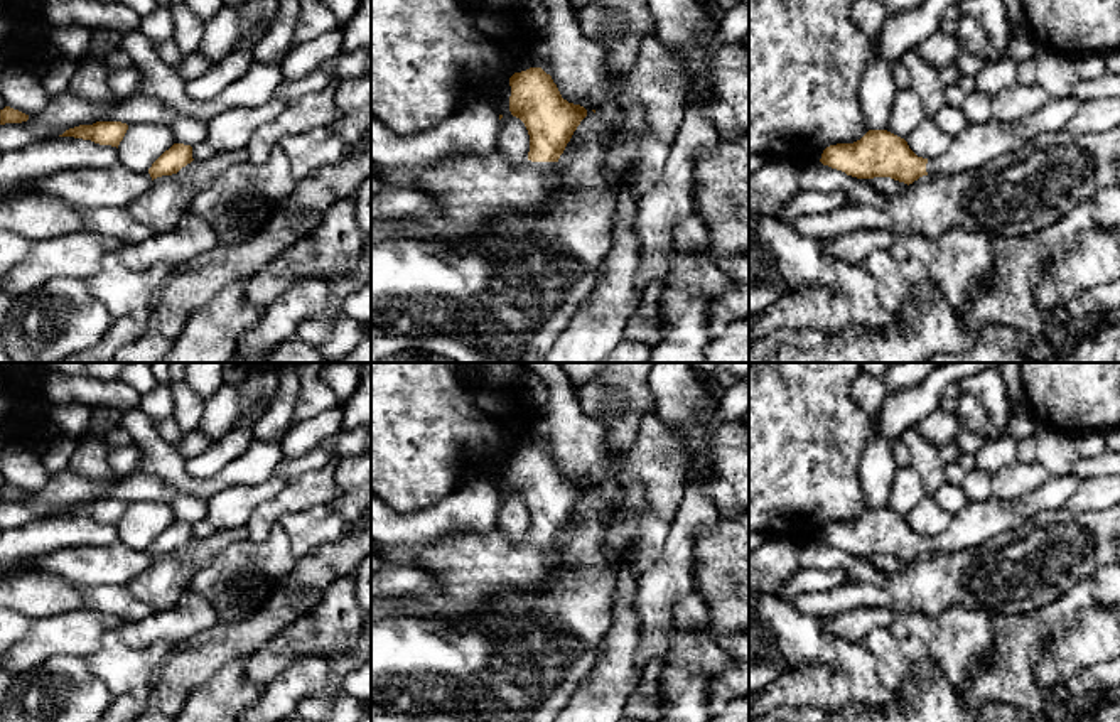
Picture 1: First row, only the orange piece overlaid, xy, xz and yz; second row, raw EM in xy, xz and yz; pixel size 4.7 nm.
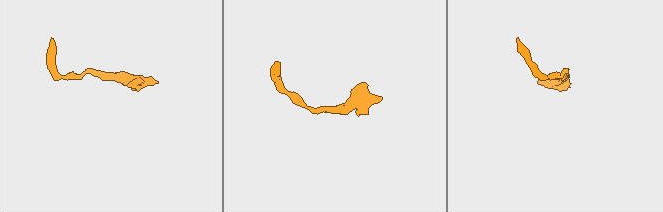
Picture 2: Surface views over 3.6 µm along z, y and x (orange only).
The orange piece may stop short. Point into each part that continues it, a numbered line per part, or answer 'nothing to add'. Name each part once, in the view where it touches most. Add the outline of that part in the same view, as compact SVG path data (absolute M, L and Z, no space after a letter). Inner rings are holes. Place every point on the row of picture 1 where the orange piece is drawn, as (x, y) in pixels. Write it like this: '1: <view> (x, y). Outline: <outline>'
1: xz (471, 191). Outline: M494 147L489 155L459 155L428 169L383 167L390 184L423 192L439 211L423 218L373 219L371 245L385 240L423 240L466 245L501 211L538 214L563 189L558 162L513 165Z

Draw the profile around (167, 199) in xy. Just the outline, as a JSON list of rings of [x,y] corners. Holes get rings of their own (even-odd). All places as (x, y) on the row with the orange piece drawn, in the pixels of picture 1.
[[[238,148],[216,152],[207,160],[192,160],[177,174],[153,179],[150,187],[135,197],[127,209],[155,234],[170,231],[189,211],[199,191],[207,189],[223,170],[248,159],[248,150]]]

